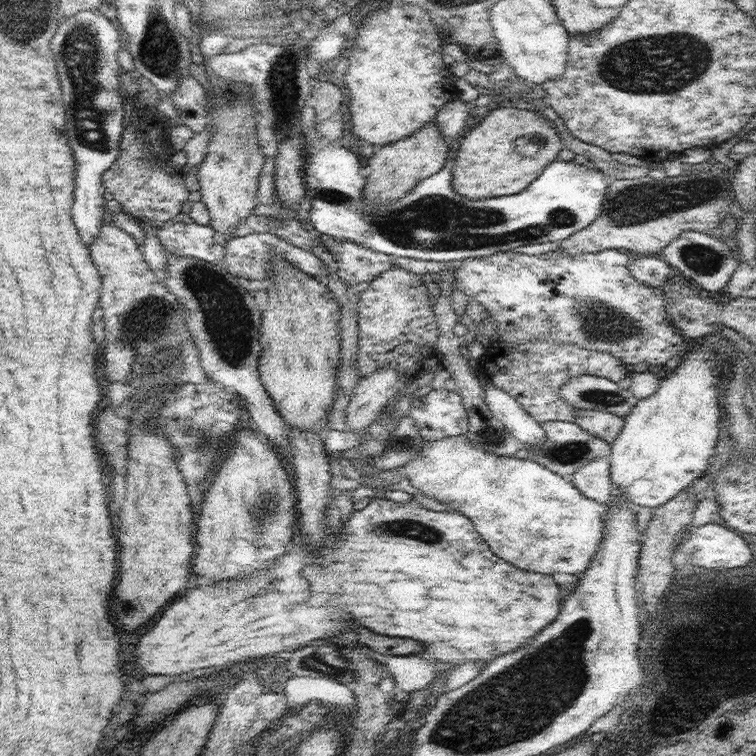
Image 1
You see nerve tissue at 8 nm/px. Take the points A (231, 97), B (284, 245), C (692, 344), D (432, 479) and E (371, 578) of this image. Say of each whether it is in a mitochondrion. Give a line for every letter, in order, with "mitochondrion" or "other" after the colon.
A: mitochondrion
B: other
C: other
D: other
E: other

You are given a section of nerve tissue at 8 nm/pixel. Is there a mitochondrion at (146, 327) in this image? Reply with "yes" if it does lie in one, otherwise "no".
yes

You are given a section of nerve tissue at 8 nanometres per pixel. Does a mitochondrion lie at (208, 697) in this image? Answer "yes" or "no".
no

